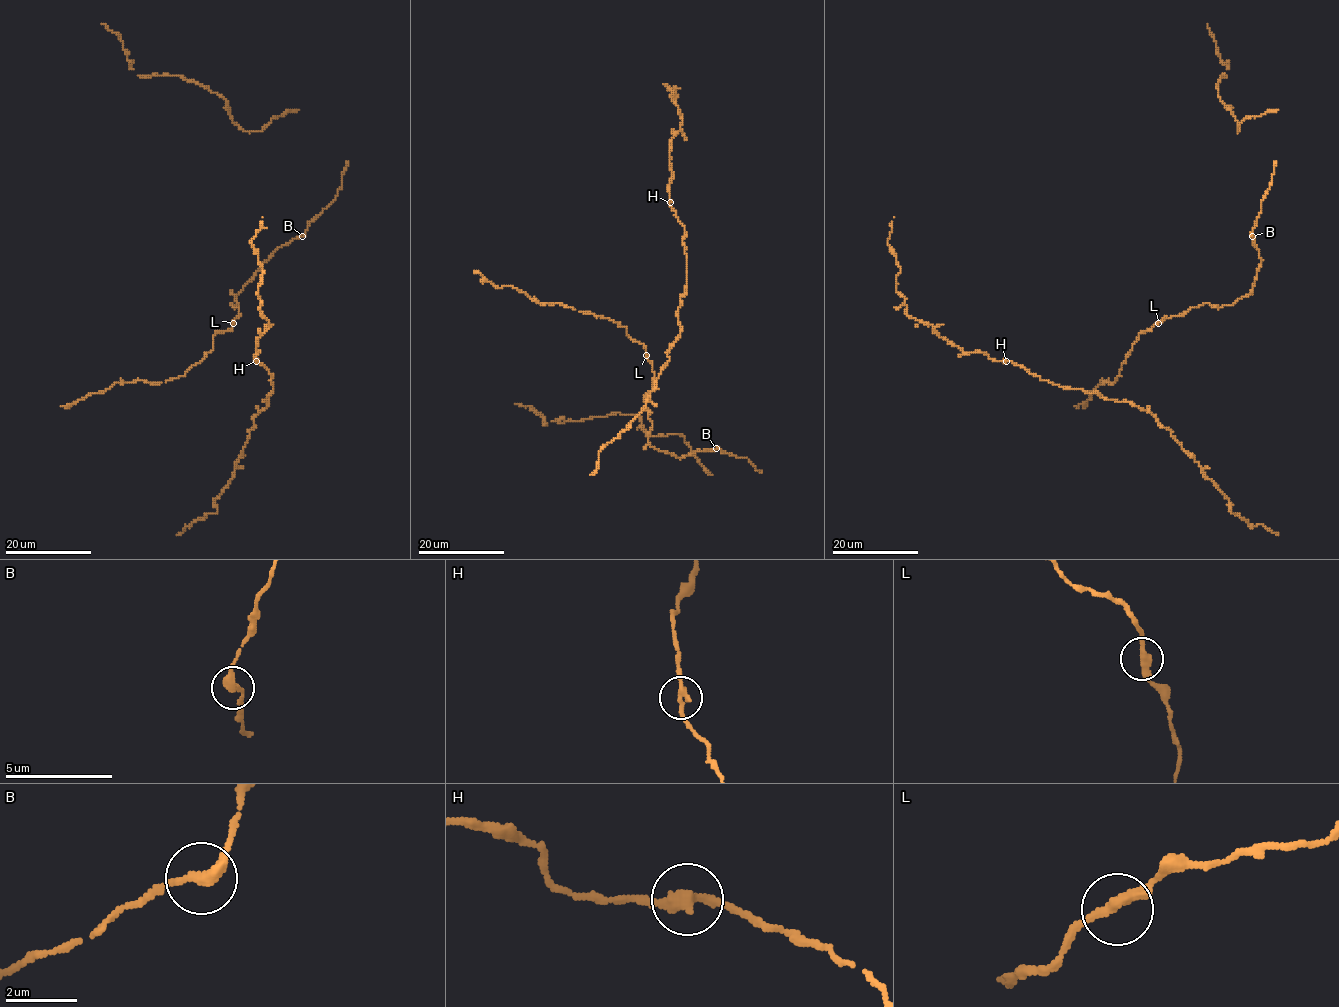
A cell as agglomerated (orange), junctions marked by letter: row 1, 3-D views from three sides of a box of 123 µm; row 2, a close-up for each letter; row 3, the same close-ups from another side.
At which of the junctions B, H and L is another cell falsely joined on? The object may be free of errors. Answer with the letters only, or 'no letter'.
no letter

